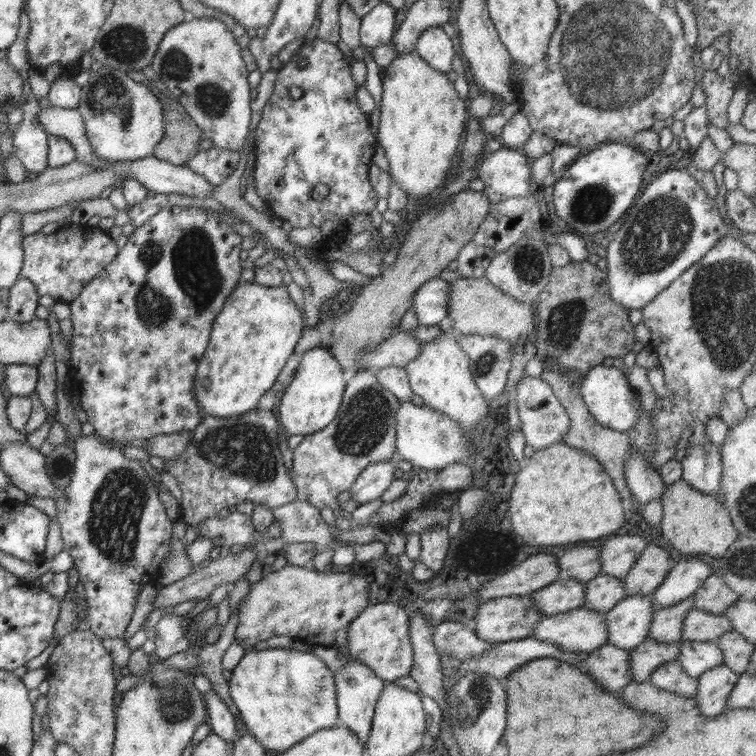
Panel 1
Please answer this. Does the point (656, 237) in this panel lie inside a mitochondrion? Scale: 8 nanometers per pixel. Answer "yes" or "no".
yes

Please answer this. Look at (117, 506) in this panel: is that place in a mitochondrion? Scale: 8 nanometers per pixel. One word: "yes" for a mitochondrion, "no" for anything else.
yes

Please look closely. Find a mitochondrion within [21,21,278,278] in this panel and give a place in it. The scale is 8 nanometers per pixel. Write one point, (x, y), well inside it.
(214, 101)

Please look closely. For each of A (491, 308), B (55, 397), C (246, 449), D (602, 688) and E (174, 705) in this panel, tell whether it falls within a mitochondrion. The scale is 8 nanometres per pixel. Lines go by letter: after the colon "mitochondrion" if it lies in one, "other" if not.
A: other
B: other
C: mitochondrion
D: other
E: mitochondrion

